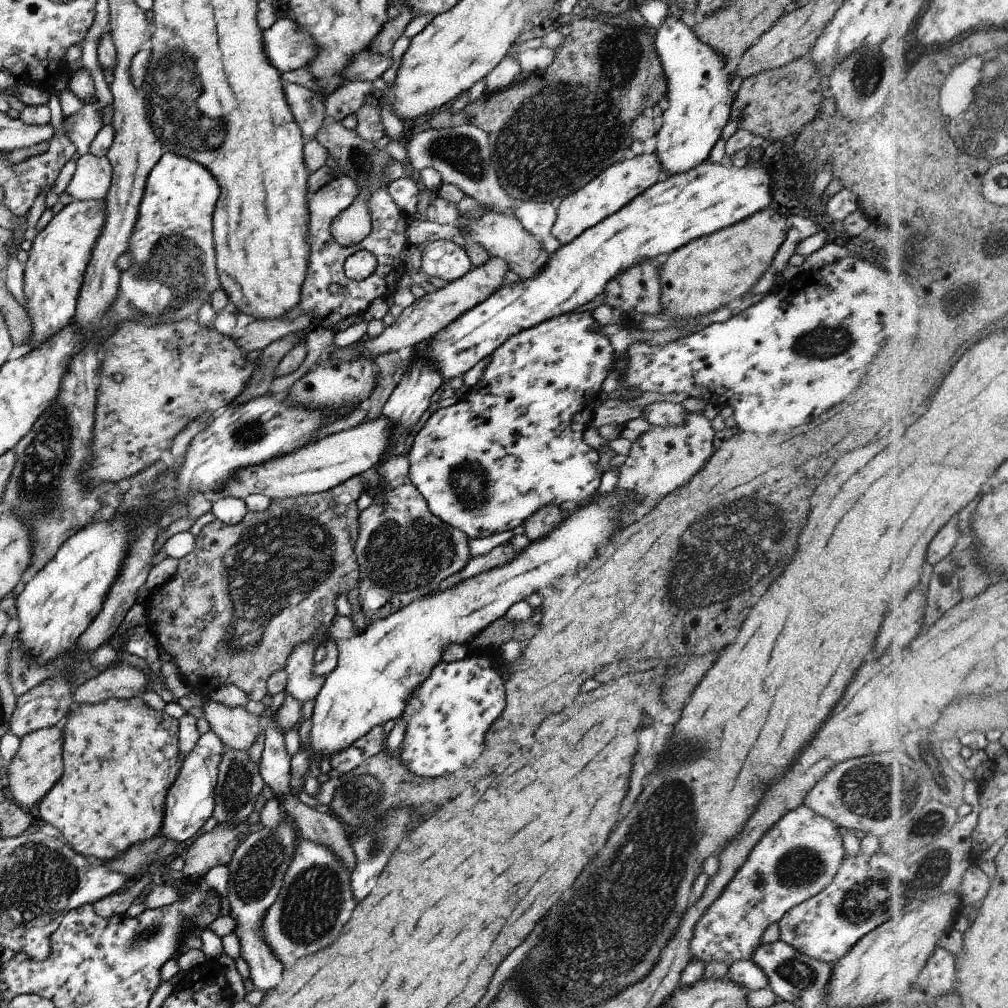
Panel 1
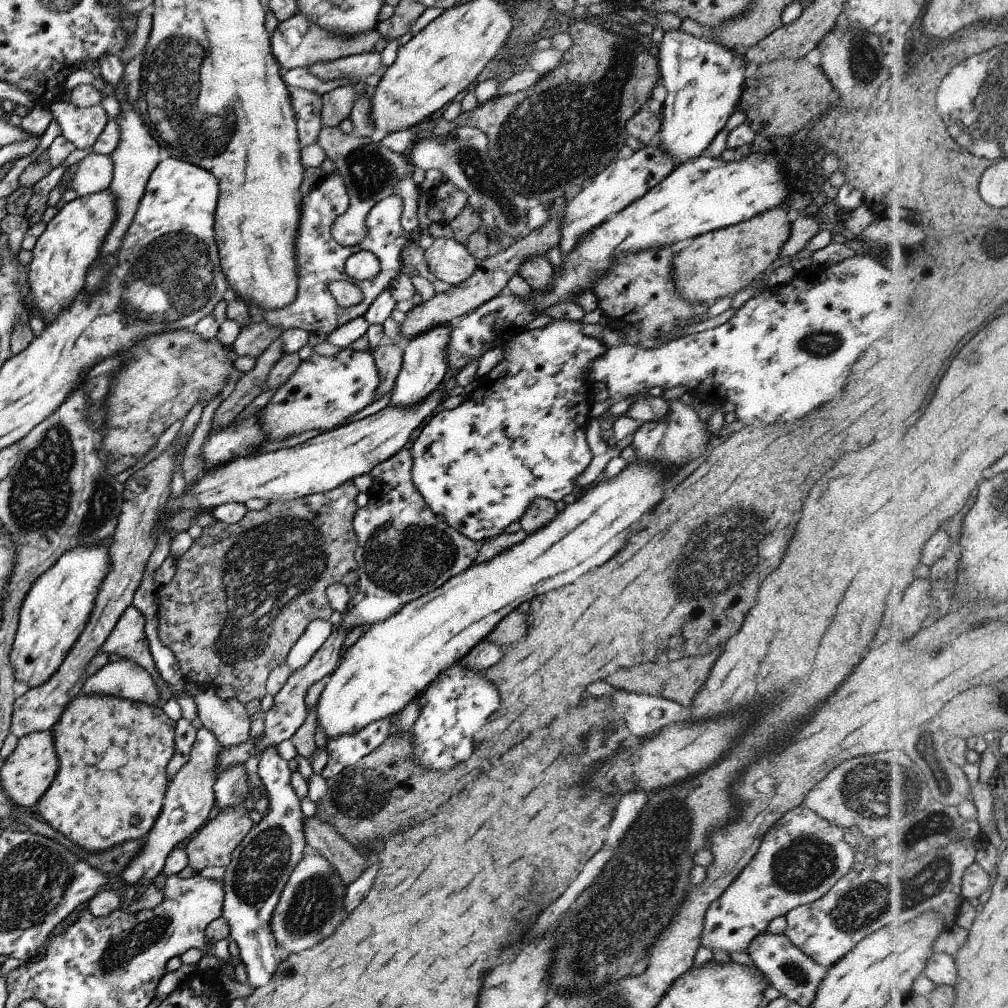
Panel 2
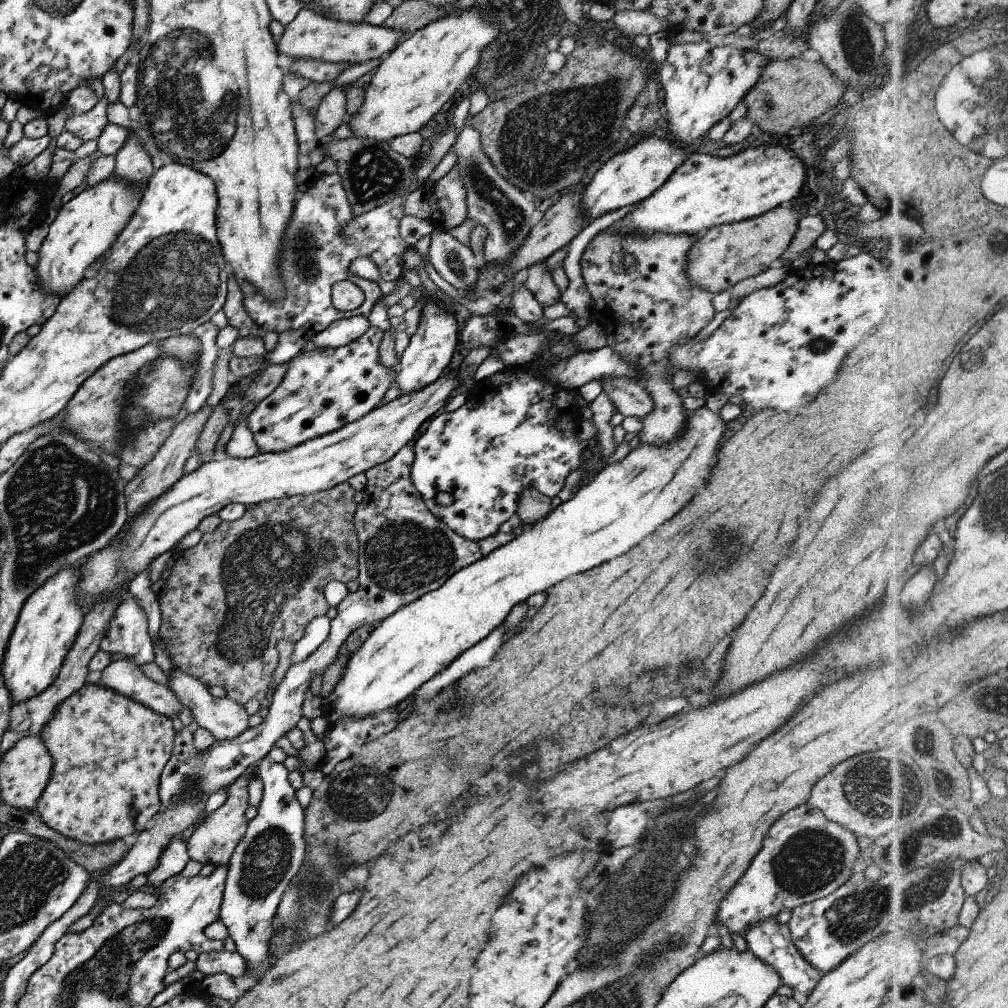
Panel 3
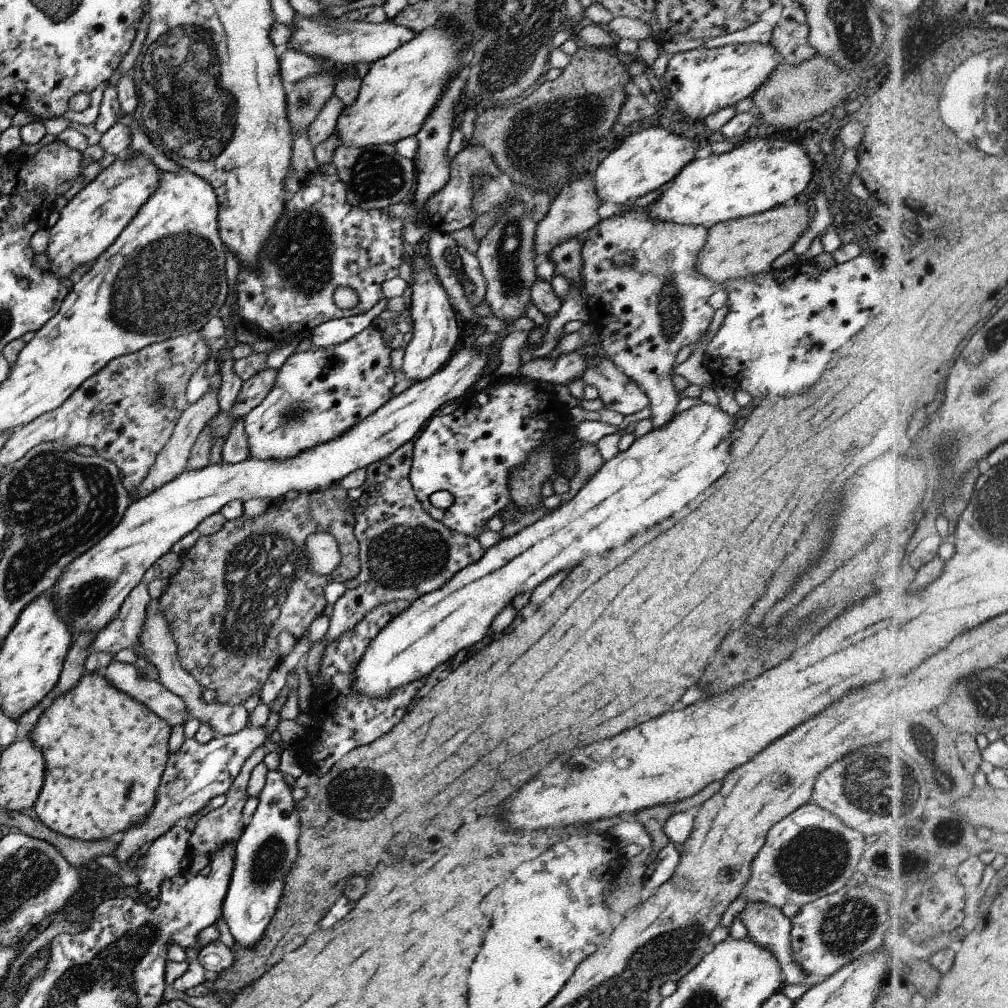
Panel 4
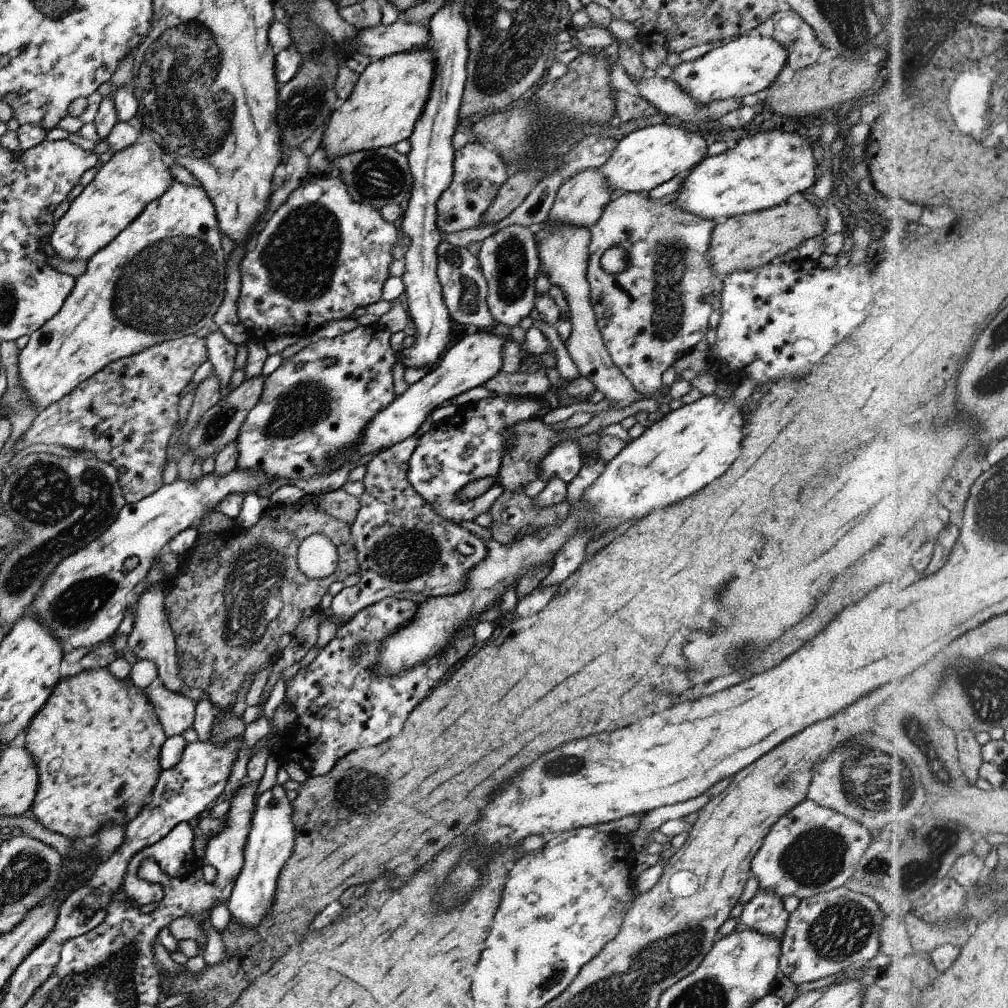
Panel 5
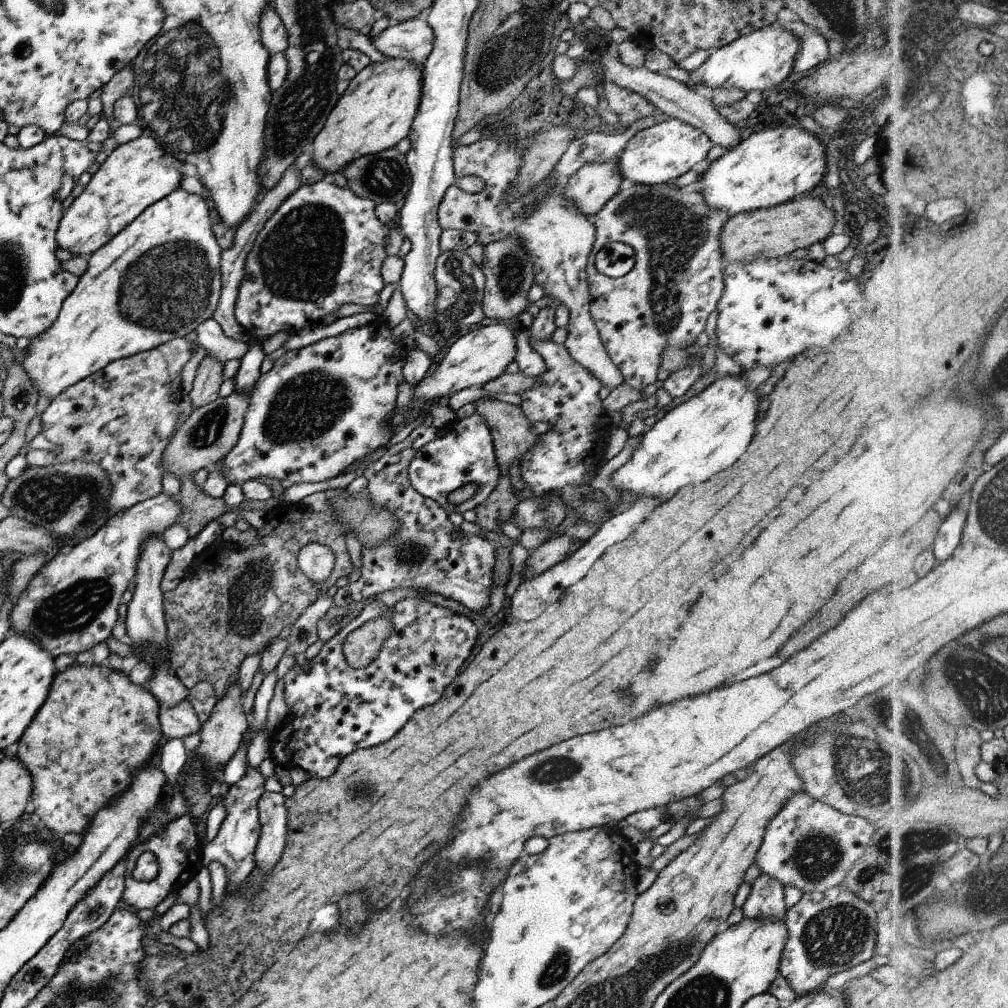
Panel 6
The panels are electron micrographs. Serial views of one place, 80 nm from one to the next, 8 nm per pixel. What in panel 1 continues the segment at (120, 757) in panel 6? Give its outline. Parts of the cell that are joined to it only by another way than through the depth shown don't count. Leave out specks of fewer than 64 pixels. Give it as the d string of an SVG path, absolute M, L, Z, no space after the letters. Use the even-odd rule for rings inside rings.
M141 697L128 699L110 698L95 704L72 705L61 722L62 728L62 773L57 782L39 799L32 810L34 819L39 823L51 824L59 830L61 838L76 852L82 854L94 862L109 861L115 856L126 852L129 846L154 836L158 836L158 830L162 823L164 813L164 802L167 791L178 773L180 762L183 760L178 756L178 720L169 717L163 709L156 711L147 706Z

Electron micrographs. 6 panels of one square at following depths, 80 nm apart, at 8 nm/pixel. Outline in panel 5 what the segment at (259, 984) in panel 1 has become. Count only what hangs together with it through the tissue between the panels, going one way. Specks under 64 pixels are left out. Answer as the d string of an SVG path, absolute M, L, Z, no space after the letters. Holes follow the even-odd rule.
M275 785L258 795L244 848L244 865L226 900L230 915L242 927L254 927L271 906L279 871L292 851L294 828L291 820L291 803L281 785Z

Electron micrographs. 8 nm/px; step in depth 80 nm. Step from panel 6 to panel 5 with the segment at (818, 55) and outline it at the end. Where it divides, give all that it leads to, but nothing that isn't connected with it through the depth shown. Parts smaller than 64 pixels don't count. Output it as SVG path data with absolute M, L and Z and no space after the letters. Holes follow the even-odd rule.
M790 9L777 15L771 37L787 51L786 65L779 74L781 80L785 82L796 70L815 63L813 57L823 50L811 27Z

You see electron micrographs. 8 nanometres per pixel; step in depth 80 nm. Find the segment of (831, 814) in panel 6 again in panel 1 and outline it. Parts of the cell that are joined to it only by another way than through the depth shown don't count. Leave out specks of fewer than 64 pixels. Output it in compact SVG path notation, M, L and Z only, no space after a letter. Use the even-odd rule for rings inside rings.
M801 804L787 811L751 849L745 862L737 869L734 877L723 887L721 894L703 911L694 924L689 941L690 960L695 957L704 960L704 966L711 960L725 962L728 967L735 960L751 958L758 946L761 934L769 924L778 920L794 906L819 894L839 870L841 861L846 857L841 845L841 834L831 821L816 815L810 808Z

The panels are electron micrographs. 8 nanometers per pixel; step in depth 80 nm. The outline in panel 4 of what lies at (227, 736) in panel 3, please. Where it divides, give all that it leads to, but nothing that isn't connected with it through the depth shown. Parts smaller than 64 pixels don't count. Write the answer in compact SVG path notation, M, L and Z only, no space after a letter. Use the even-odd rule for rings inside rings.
M158 598L149 599L144 610L144 621L142 629L137 637L138 657L143 658L150 664L153 664L157 670L157 681L161 683L170 693L176 694L186 704L186 711L189 719L195 718L200 723L208 724L215 736L230 735L240 731L248 726L247 710L241 705L222 705L221 703L211 700L205 690L203 690L198 682L195 682L188 672L180 667L176 655L176 644L172 634L169 632L167 621L163 618Z

